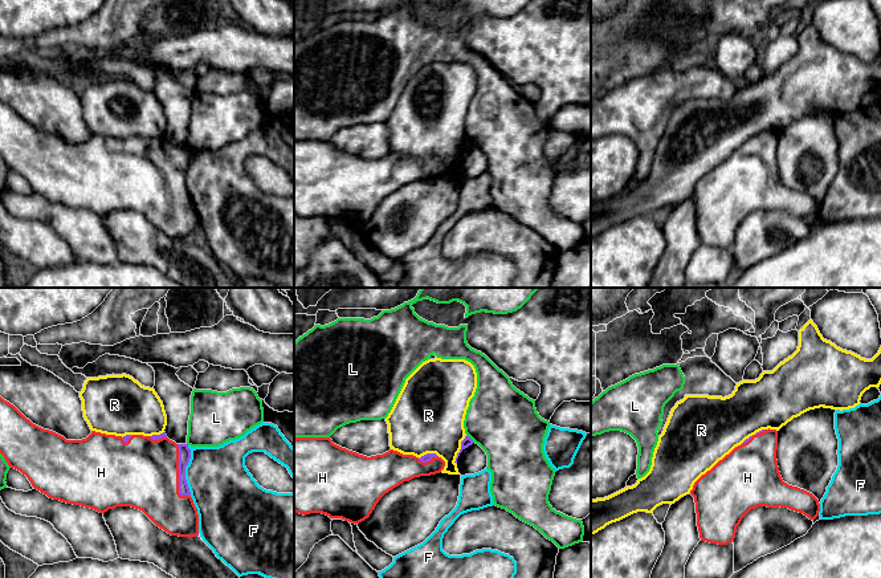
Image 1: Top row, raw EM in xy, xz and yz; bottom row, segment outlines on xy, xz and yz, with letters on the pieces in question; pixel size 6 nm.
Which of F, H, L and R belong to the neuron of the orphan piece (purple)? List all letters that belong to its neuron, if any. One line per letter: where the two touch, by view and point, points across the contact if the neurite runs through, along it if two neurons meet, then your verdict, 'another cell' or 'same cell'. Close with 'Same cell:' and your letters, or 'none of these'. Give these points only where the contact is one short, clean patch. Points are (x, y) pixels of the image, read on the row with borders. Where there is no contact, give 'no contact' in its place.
F: xy (184, 471) | another cell
H: xy (179, 473) | same cell
L: xz (470, 439) | another cell
R: xz (460, 450) | along xz (465, 435), (455, 463) | another cell
Same cell: H

